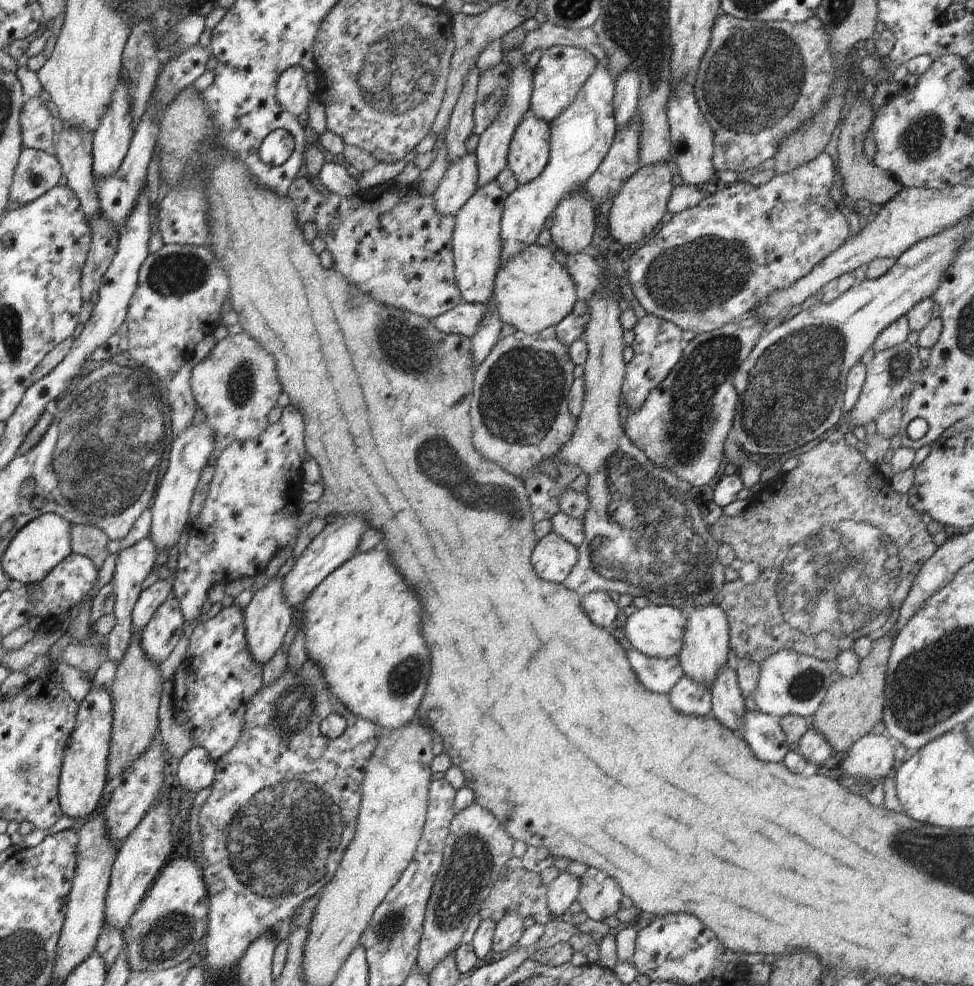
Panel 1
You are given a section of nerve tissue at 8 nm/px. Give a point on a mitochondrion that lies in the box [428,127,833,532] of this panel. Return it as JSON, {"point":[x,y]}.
{"point":[519,396]}

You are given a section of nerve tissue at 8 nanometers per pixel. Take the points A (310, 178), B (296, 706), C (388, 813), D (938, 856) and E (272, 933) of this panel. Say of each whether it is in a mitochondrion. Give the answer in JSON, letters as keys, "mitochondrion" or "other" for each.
{"A":"other","B":"mitochondrion","C":"other","D":"mitochondrion","E":"other"}

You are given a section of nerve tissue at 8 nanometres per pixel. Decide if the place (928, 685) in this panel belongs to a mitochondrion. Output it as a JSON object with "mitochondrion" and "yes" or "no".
{"mitochondrion":"yes"}

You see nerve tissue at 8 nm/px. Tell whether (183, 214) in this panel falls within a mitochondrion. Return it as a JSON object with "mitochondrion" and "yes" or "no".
{"mitochondrion":"no"}

